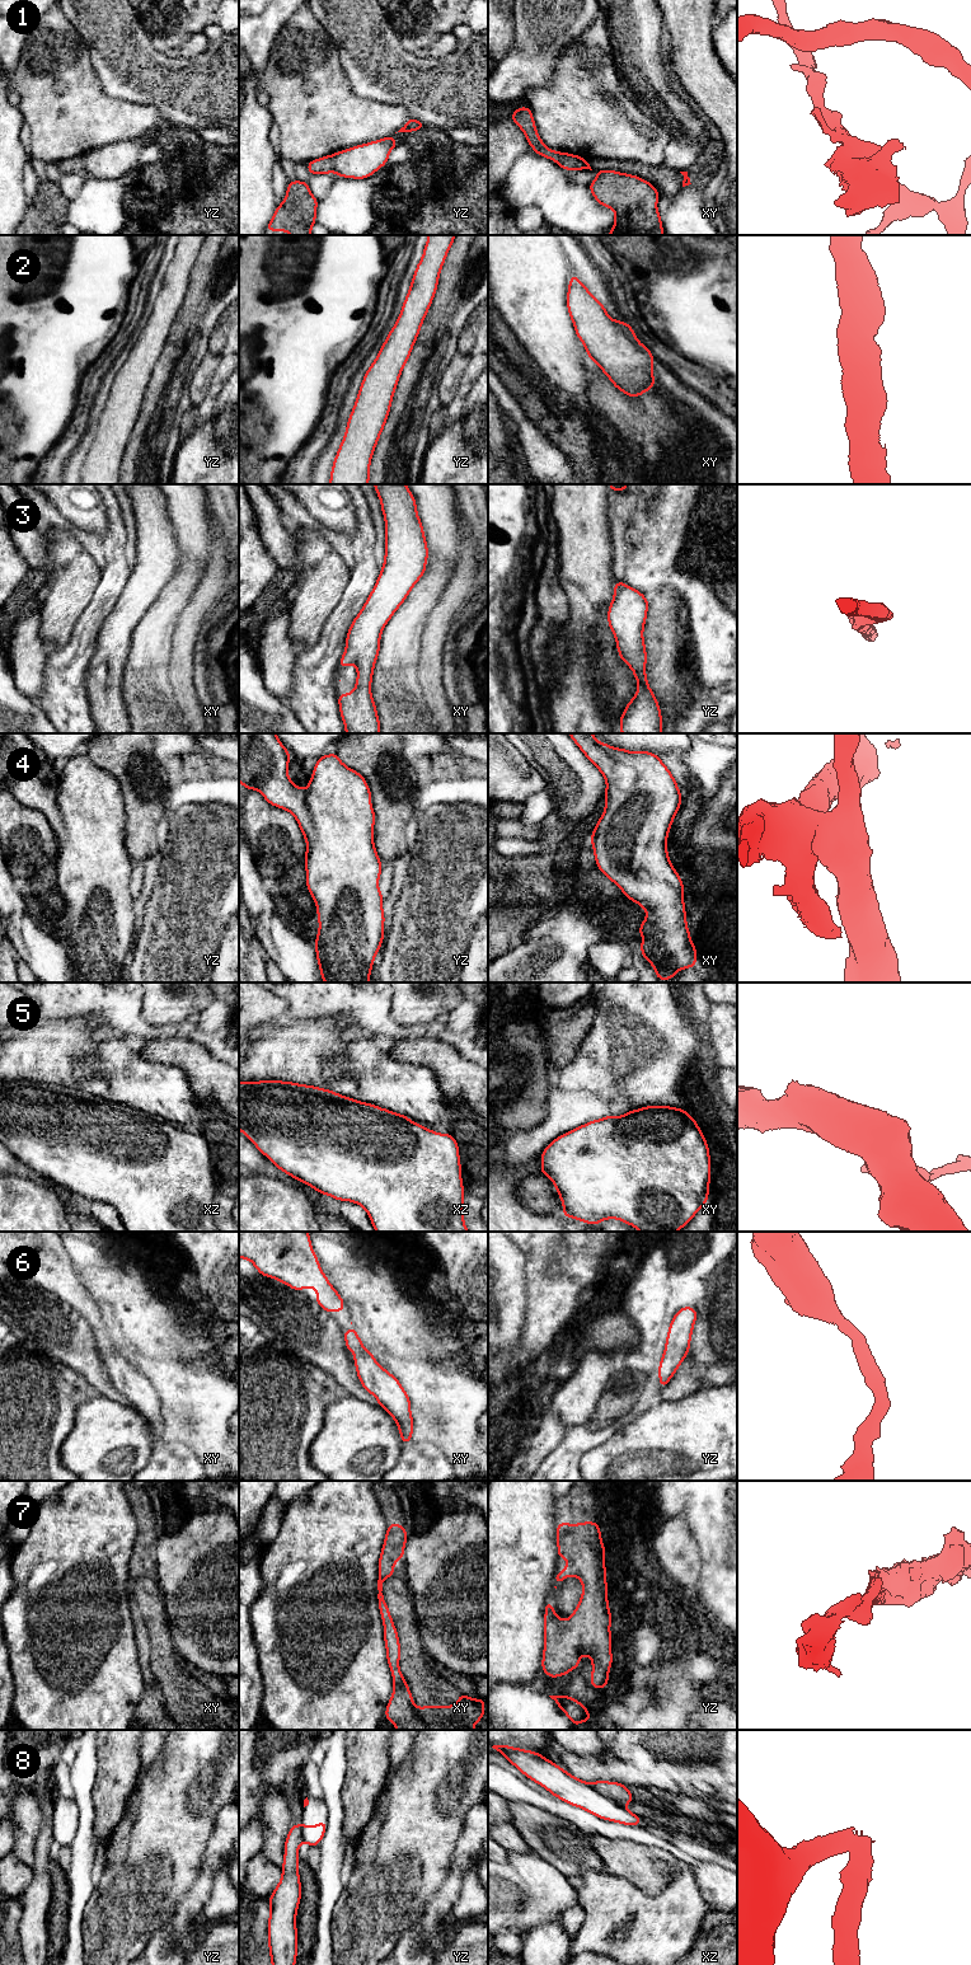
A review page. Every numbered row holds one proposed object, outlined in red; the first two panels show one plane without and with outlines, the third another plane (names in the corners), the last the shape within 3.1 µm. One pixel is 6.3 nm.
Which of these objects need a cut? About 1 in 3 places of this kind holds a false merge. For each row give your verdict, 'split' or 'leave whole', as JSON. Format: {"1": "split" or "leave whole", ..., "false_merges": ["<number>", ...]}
{"1": "leave whole", "2": "leave whole", "3": "leave whole", "4": "leave whole", "5": "leave whole", "6": "leave whole", "7": "leave whole", "8": "split", "false_merges": ["8"]}

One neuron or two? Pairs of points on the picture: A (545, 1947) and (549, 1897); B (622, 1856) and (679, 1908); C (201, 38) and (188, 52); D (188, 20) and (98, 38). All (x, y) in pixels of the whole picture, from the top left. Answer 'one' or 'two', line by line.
A: two
B: two
C: one
D: two

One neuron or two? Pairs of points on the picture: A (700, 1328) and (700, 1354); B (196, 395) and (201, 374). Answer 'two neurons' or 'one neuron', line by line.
A: one neuron
B: one neuron

